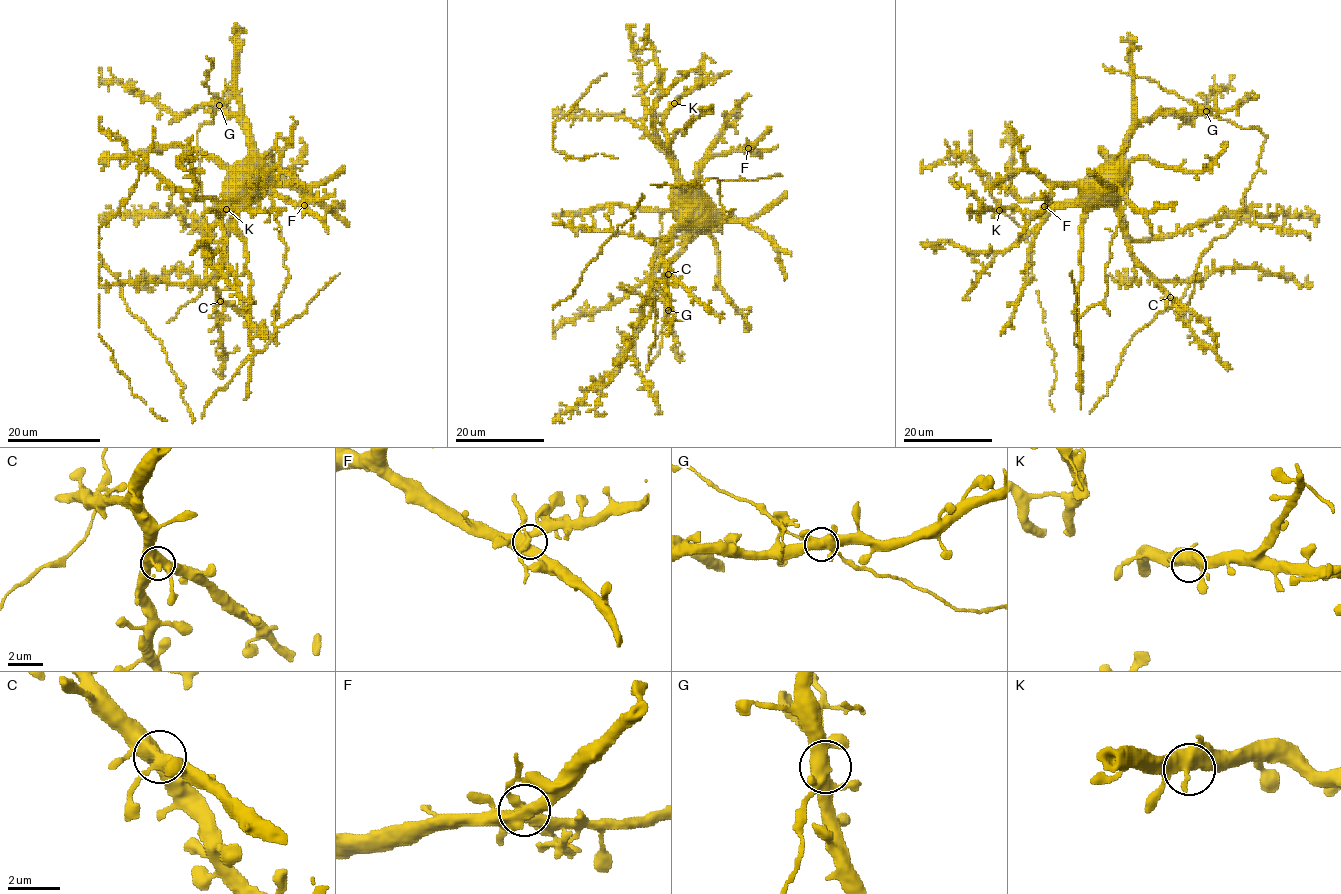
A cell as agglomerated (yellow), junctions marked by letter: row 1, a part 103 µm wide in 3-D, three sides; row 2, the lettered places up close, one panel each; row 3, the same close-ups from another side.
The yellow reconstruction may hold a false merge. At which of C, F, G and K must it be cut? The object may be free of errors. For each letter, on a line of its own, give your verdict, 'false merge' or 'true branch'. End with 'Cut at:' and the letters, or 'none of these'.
C: true branch
F: true branch
G: true branch
K: true branch
Cut at: none of these

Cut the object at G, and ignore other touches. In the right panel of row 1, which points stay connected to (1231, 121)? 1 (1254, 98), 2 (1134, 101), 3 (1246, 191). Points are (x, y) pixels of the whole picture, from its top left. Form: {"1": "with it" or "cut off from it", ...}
{"1": "cut off from it", "2": "cut off from it", "3": "with it"}

